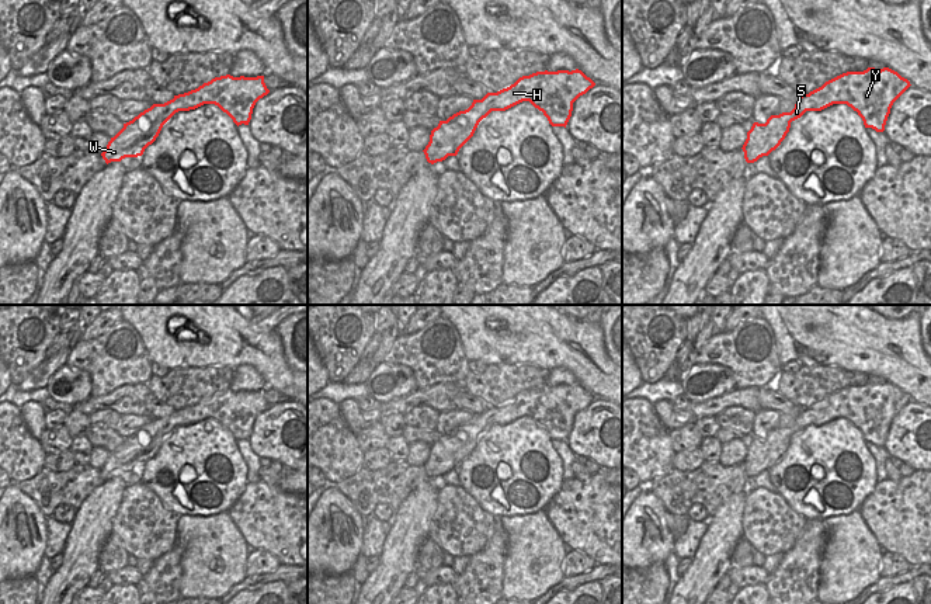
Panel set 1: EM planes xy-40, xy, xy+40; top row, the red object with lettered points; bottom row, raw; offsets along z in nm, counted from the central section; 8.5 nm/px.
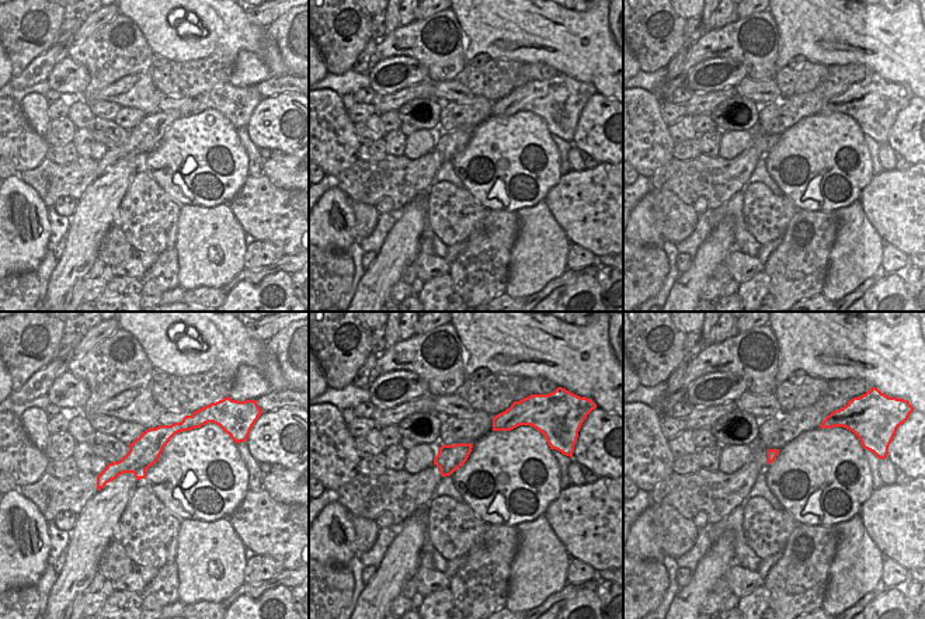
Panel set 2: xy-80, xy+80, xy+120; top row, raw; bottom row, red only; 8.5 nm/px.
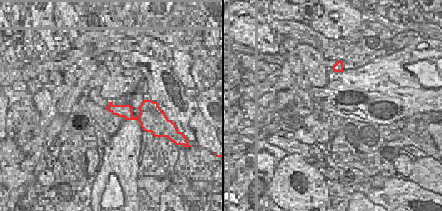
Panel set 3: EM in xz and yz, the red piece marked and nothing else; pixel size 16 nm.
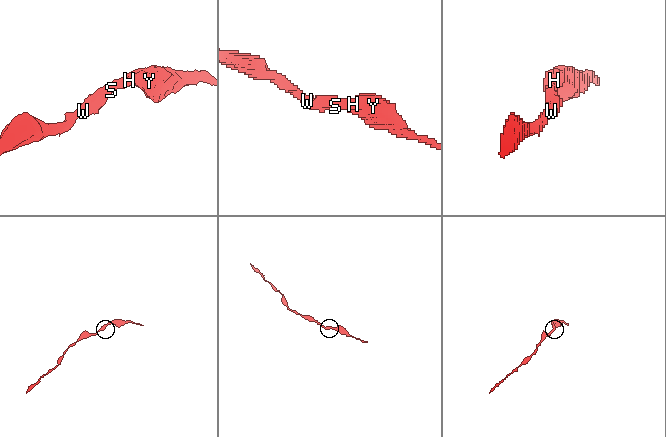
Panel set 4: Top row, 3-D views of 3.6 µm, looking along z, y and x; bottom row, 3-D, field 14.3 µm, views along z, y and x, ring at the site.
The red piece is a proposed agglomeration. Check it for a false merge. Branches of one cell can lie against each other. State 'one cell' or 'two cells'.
one cell

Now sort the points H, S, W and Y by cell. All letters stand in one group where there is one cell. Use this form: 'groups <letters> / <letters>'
groups H S W Y

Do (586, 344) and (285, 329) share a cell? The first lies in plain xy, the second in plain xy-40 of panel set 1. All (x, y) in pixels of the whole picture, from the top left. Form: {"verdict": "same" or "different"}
{"verdict": "different"}

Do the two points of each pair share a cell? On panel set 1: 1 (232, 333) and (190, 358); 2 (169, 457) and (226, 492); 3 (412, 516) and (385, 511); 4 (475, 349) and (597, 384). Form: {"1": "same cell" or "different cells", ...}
{"1": "same cell", "2": "same cell", "3": "different cells", "4": "same cell"}

